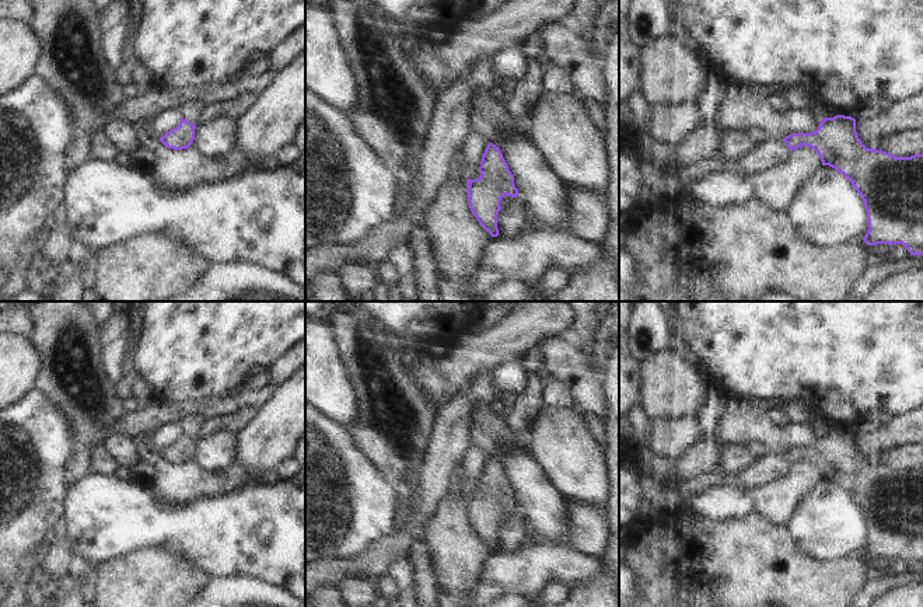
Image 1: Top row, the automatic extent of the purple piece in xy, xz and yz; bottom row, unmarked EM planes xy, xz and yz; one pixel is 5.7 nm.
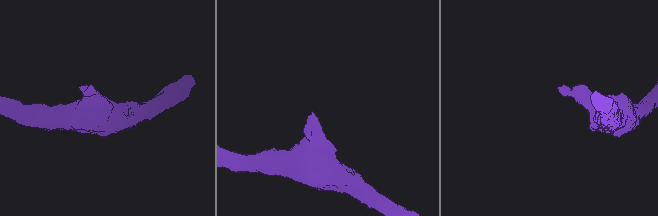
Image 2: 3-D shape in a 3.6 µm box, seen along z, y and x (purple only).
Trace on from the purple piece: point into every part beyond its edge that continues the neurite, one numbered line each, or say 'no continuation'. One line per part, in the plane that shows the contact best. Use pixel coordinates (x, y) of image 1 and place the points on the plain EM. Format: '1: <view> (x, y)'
no continuation

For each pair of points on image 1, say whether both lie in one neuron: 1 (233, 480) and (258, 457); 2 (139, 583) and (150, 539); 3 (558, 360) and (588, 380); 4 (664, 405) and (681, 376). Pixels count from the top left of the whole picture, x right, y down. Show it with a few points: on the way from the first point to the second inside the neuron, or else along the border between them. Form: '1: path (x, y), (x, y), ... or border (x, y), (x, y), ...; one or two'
1: border (236, 460), (248, 473), (250, 481); two
2: border (179, 554), (161, 548), (137, 548), (116, 558); two
3: path (565, 362), (581, 377); one
4: path (664, 398), (664, 394), (674, 383); one

